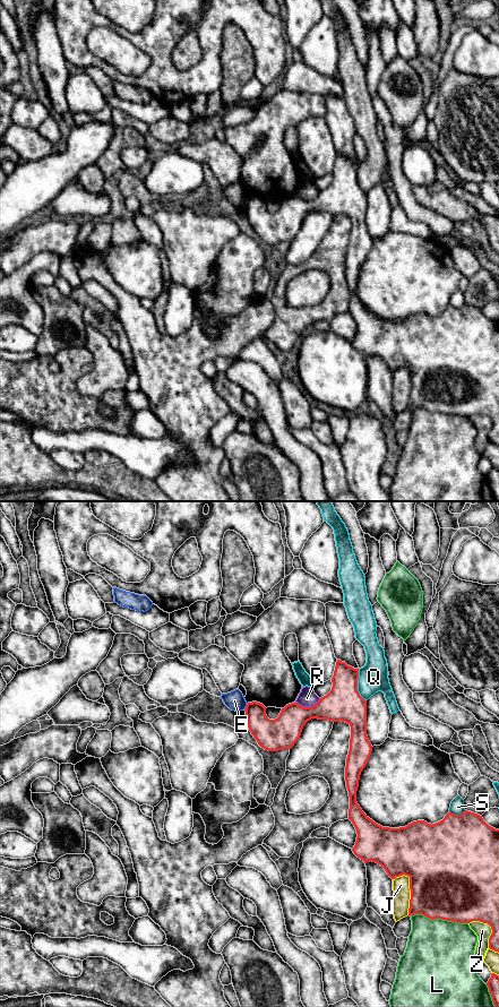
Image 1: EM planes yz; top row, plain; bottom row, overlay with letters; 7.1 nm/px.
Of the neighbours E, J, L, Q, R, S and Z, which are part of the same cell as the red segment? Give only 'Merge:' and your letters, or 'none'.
Merge: none

